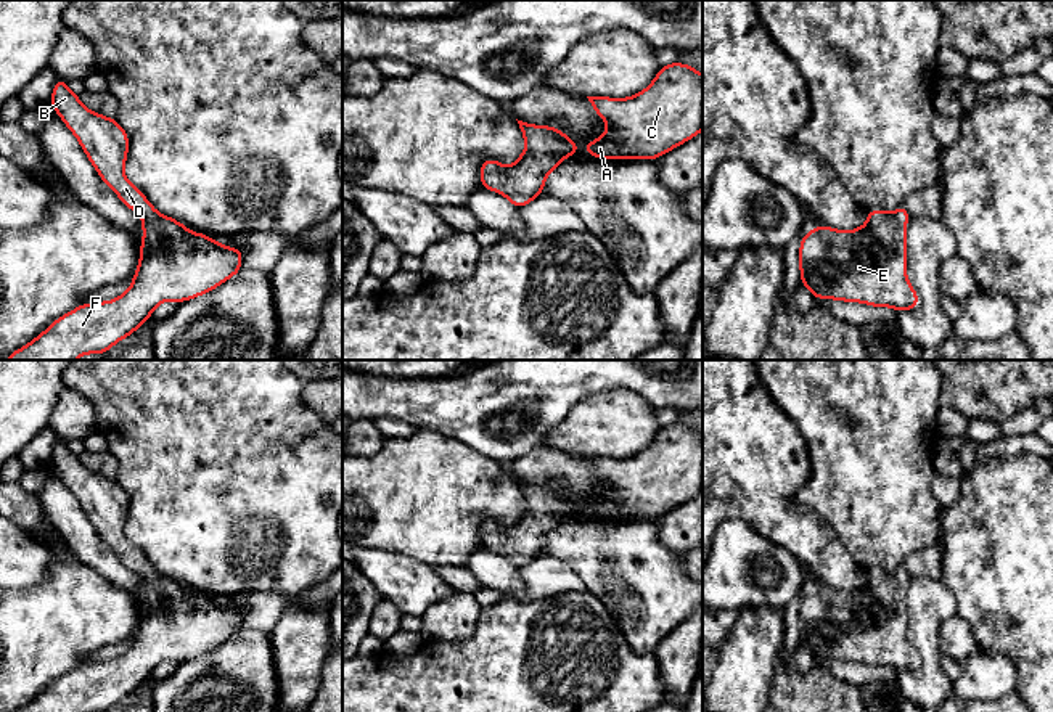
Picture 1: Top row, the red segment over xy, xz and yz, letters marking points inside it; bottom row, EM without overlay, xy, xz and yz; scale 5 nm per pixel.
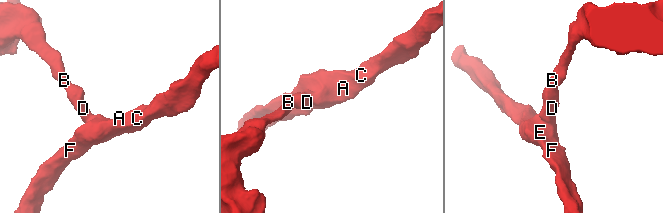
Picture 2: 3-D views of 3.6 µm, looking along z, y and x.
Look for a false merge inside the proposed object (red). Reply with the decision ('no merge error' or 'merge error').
no merge error

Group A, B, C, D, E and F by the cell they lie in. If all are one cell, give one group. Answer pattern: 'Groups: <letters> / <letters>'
Groups: A B C D E F

